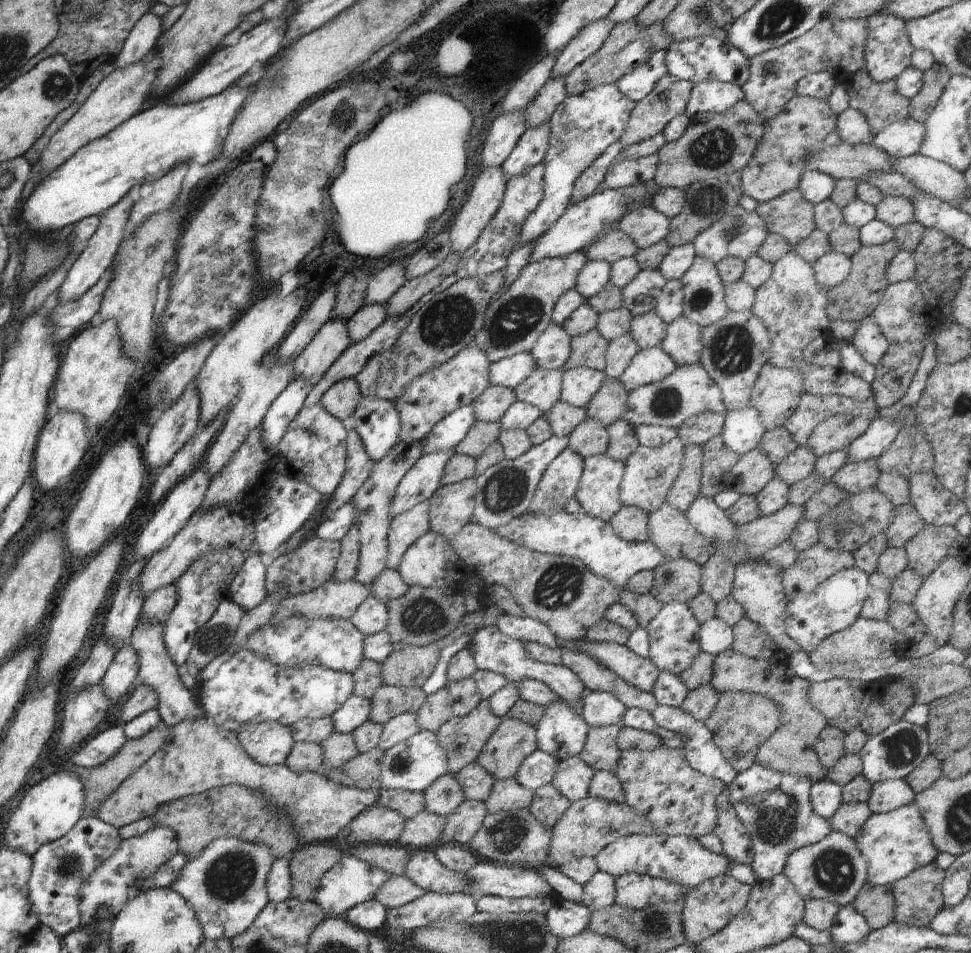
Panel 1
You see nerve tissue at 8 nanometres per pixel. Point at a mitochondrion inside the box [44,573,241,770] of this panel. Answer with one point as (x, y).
(215, 635)

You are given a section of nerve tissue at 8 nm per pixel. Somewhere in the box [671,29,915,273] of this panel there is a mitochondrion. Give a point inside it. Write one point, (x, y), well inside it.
(715, 147)

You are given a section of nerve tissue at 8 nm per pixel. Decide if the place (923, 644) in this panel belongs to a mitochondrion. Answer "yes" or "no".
no

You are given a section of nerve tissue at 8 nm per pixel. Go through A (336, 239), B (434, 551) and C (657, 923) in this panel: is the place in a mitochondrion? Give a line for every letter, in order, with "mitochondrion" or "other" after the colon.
A: other
B: other
C: mitochondrion

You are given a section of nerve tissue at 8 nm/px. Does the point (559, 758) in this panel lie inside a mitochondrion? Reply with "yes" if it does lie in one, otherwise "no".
no

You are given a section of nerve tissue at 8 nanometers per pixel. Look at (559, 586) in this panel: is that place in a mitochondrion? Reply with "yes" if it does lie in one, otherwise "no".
yes

